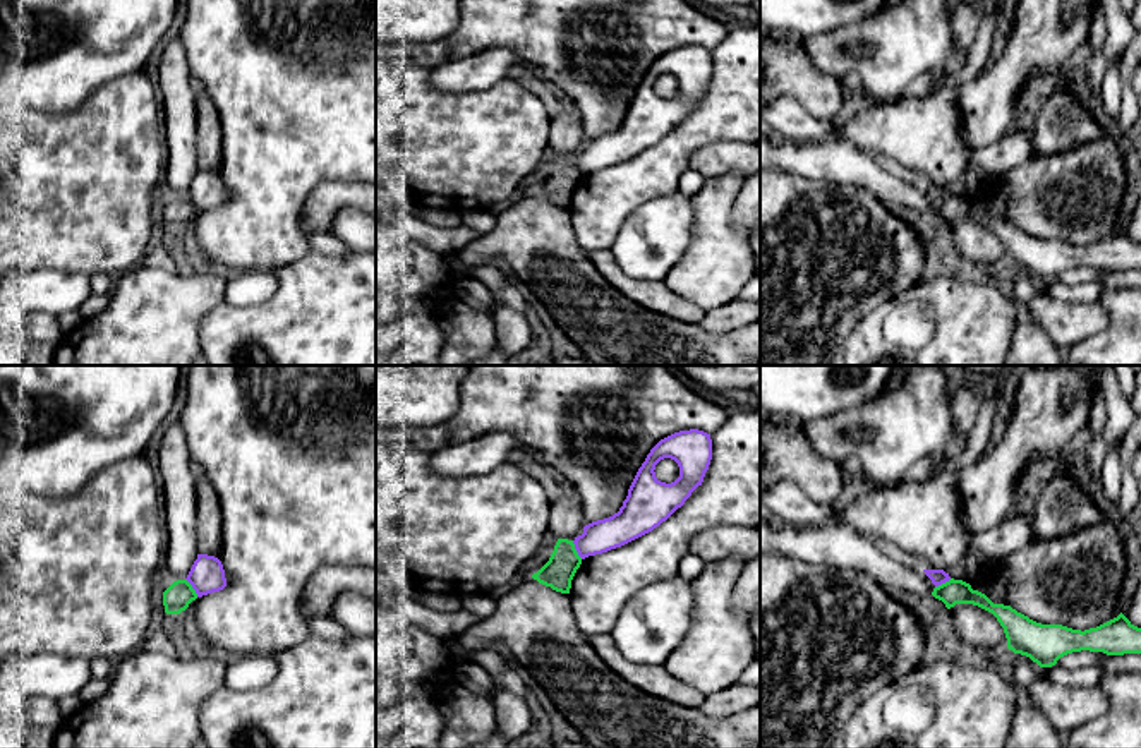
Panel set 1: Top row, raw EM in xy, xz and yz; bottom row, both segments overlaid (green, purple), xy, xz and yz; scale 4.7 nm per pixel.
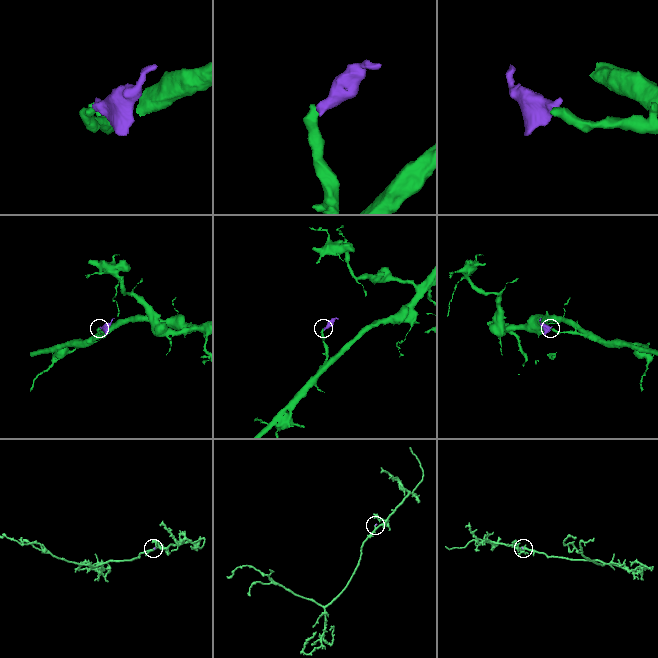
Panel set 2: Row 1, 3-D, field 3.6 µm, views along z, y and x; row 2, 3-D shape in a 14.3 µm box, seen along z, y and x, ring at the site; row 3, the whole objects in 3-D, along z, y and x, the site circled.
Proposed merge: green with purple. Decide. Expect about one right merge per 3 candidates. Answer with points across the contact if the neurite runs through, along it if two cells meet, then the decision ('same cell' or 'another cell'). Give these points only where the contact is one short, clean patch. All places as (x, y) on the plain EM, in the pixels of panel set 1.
border xz (572, 156), (582, 174); another cell

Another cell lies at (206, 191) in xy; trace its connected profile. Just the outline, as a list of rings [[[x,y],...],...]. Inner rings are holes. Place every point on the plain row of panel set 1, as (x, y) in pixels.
[[[197,170],[187,194],[197,213],[220,208],[226,202],[225,185],[218,173]]]

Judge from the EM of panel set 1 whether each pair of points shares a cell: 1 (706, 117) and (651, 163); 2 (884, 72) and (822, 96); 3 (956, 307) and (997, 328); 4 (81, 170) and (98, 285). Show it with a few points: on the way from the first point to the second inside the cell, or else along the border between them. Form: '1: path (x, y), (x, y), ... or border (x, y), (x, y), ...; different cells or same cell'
1: path (692, 131), (664, 158); same cell
2: border (808, 55), (819, 69), (841, 79); different cells
3: path (966, 307), (987, 328); same cell
4: border (91, 275), (108, 273), (114, 278); different cells

